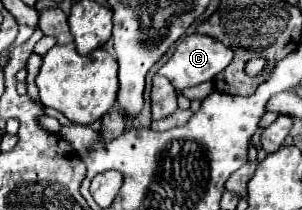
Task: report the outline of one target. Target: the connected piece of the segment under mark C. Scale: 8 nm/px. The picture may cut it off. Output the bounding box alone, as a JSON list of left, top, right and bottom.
[158,33,232,91]

